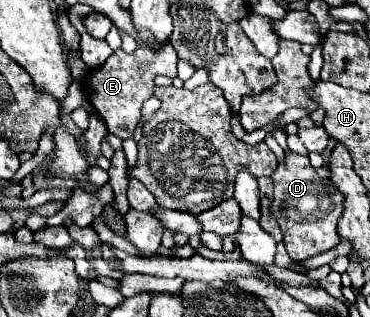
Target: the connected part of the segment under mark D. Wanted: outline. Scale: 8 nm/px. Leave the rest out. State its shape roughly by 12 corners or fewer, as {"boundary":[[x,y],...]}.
{"boundary":[[307,157],[271,175],[271,217],[293,261],[339,245],[343,195]]}

